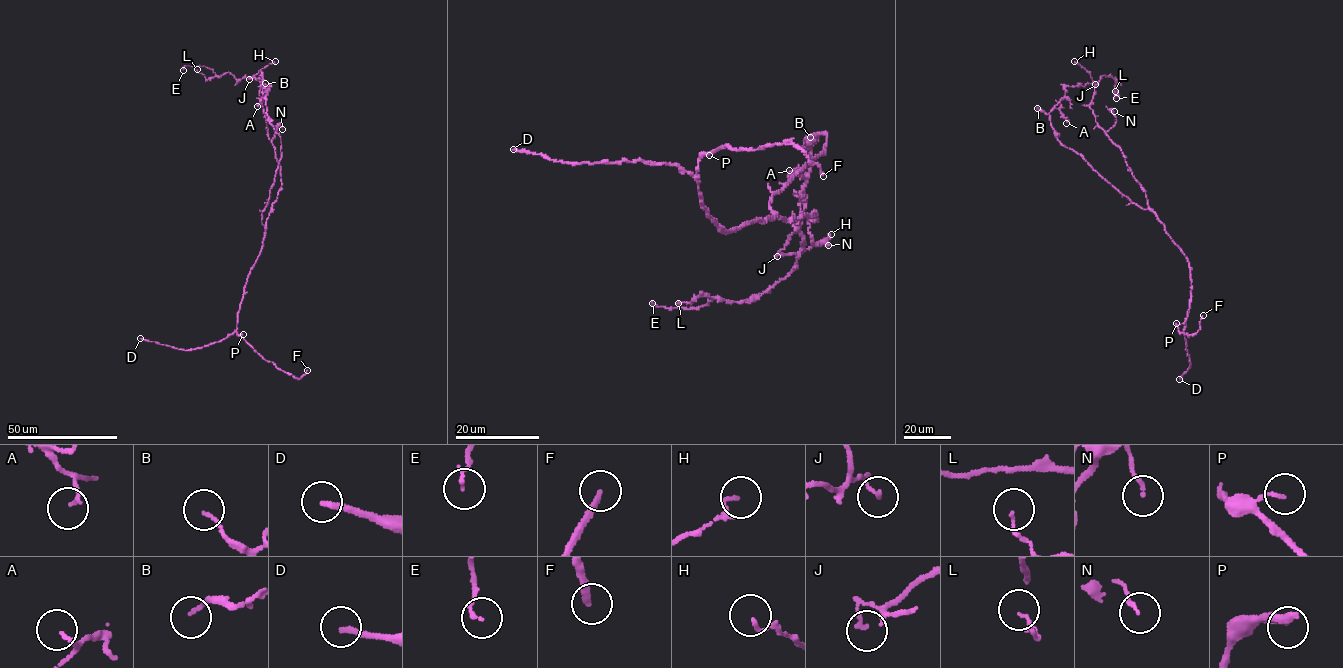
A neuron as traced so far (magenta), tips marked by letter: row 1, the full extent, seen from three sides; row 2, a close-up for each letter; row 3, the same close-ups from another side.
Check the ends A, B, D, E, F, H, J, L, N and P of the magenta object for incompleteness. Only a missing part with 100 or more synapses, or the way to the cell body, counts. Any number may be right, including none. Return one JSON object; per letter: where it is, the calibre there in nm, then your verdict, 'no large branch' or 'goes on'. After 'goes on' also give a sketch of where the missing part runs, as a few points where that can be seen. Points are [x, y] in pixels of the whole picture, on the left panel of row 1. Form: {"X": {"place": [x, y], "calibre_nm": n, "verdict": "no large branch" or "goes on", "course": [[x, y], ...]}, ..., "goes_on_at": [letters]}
{"A": {"place": [257, 106], "calibre_nm": 130, "verdict": "no large branch"}, "B": {"place": [265, 83], "calibre_nm": 100, "verdict": "no large branch"}, "D": {"place": [140, 338], "calibre_nm": 200, "verdict": "goes on", "course": [[140, 338], [20, 286], [38, 283], [52, 250], [47, 232], [53, 210], [41, 198], [38, 183]]}, "E": {"place": [183, 70], "calibre_nm": 140, "verdict": "no large branch"}, "F": {"place": [307, 370], "calibre_nm": 200, "verdict": "goes on", "course": [[307, 370], [324, 336], [324, 321], [320, 317], [289, 320], [294, 317], [296, 302]]}, "H": {"place": [275, 61], "calibre_nm": 120, "verdict": "no large branch"}, "J": {"place": [249, 79], "calibre_nm": 90, "verdict": "no large branch"}, "L": {"place": [197, 69], "calibre_nm": 90, "verdict": "no large branch"}, "N": {"place": [282, 129], "calibre_nm": 120, "verdict": "no large branch"}, "P": {"place": [243, 334], "calibre_nm": 130, "verdict": "no large branch"}, "goes_on_at": ["D", "F"]}

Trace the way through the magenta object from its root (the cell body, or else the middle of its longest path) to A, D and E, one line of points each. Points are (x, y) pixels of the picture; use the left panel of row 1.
A: (267, 220), (263, 224), (262, 212), (281, 156), (281, 144), (267, 113), (267, 92), (257, 106)
D: (267, 220), (261, 253), (244, 289), (236, 331), (220, 341), (188, 350), (140, 338)
E: (267, 220), (282, 184), (262, 105), (264, 88), (254, 78), (218, 76), (204, 66), (183, 70)

